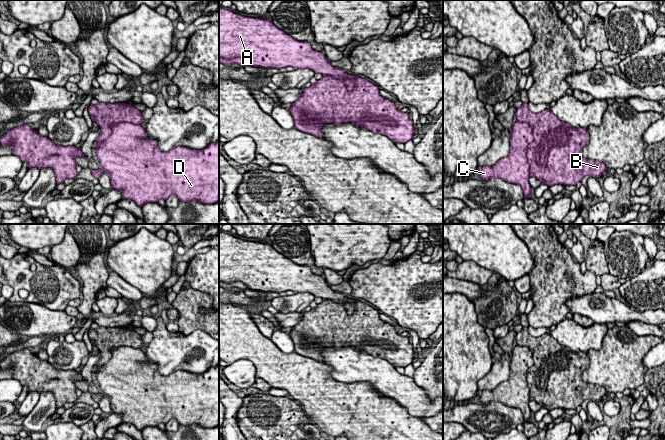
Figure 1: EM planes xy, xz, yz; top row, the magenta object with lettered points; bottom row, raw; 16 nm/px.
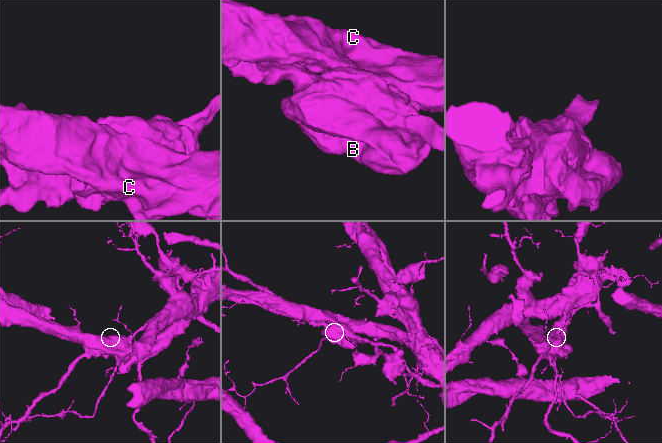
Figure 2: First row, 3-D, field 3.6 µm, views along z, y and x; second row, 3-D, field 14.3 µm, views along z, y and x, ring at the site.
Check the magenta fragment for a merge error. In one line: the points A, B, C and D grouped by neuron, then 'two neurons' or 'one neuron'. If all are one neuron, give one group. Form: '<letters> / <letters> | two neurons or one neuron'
A C D / B | two neurons

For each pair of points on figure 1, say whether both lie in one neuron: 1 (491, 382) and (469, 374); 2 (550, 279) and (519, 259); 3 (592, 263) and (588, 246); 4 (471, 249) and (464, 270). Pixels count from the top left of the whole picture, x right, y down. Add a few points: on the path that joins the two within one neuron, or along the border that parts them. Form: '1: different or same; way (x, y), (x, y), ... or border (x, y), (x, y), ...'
1: different; border (493, 364), (477, 382), (478, 393)
2: different; border (526, 245), (534, 262), (534, 267), (530, 274)
3: same; way (592, 259), (592, 250)
4: different; border (463, 260), (473, 260), (489, 269)

